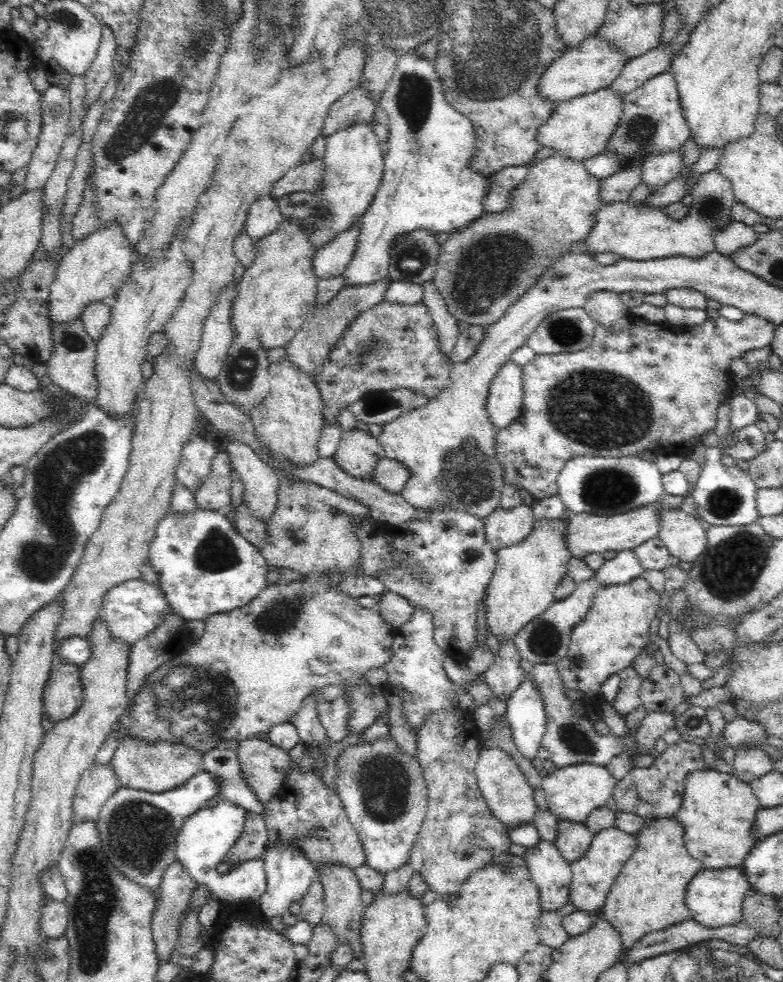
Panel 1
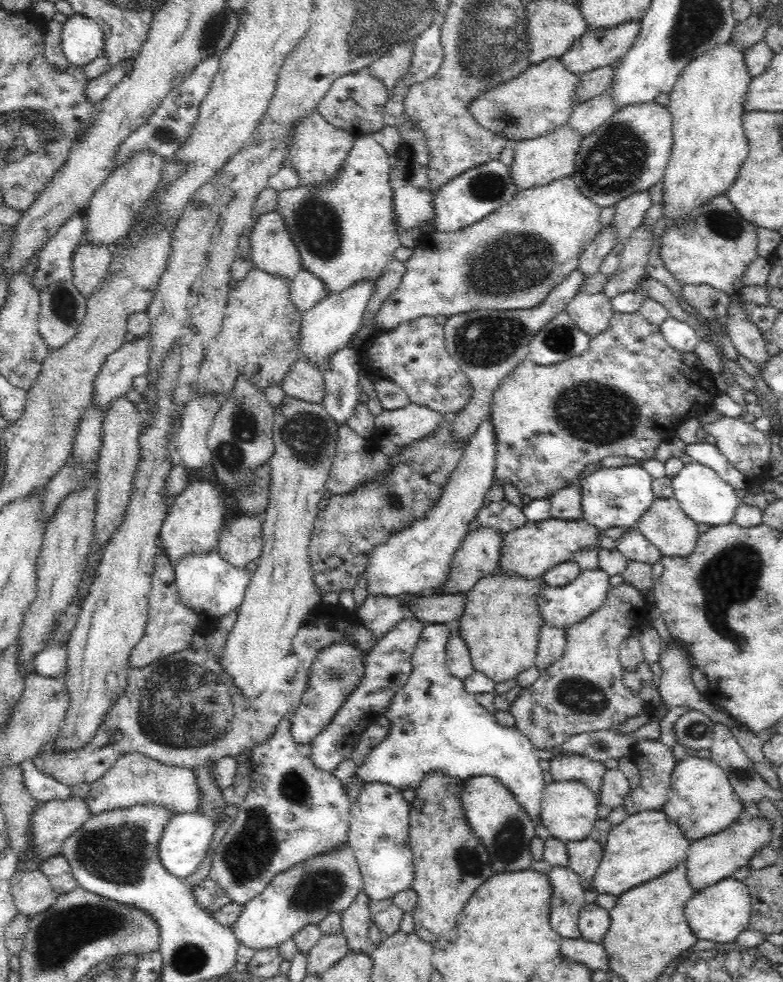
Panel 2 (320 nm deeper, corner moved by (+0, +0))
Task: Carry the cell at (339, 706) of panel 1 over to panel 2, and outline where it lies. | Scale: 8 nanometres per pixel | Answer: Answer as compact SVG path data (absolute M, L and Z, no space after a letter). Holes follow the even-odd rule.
M336 643L316 654L307 680L307 689L303 692L300 705L290 715L291 733L297 745L310 743L334 720L364 673L365 657L356 645Z

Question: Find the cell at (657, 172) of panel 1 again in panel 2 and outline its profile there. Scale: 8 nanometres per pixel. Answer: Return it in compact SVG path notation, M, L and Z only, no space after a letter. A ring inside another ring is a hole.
M648 191L635 192L627 195L614 206L614 218L610 224L613 232L616 232L616 243L612 246L612 252L619 255L622 249L643 224L644 214L650 208L650 194Z

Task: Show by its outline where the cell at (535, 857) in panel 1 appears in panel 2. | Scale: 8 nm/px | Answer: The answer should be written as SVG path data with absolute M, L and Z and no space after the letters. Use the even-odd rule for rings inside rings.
M552 867L547 877L552 885L550 922L563 939L580 939L579 916L586 890L570 867Z

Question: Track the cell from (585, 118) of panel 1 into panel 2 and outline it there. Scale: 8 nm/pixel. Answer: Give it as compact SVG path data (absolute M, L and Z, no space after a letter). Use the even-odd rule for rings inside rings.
M566 124L540 138L521 139L515 142L514 162L508 167L510 181L516 187L515 193L535 186L544 186L559 178L570 177L575 170L575 157L582 140L579 132Z

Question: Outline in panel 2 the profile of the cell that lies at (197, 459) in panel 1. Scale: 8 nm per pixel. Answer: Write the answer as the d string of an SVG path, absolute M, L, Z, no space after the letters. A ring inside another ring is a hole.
M198 478L176 496L172 506L169 507L169 511L165 514L159 532L162 550L166 551L167 559L173 568L176 568L178 561L183 561L184 555L212 554L216 550L220 529L223 528L222 522L226 522L224 501L220 492L216 490L216 486L212 486L210 482L198 480Z

